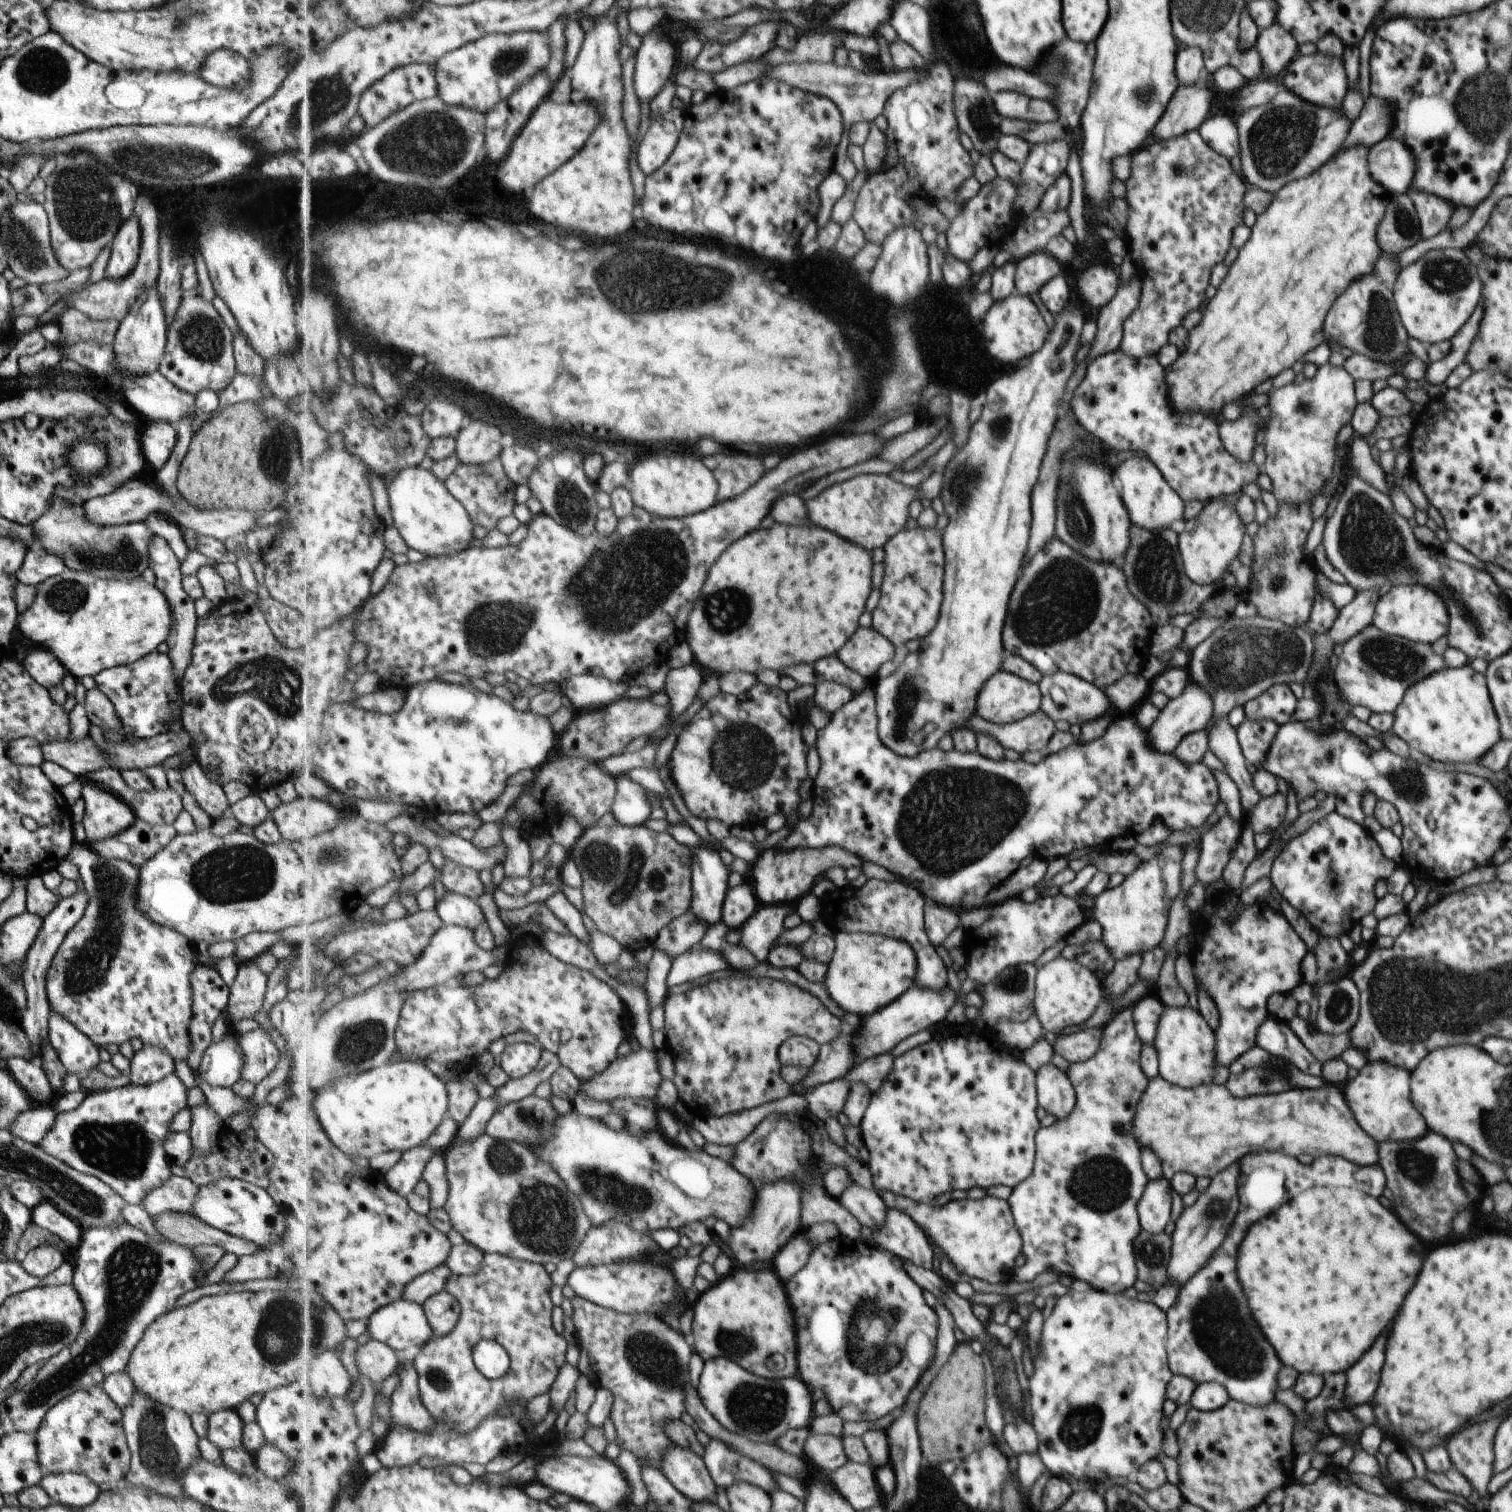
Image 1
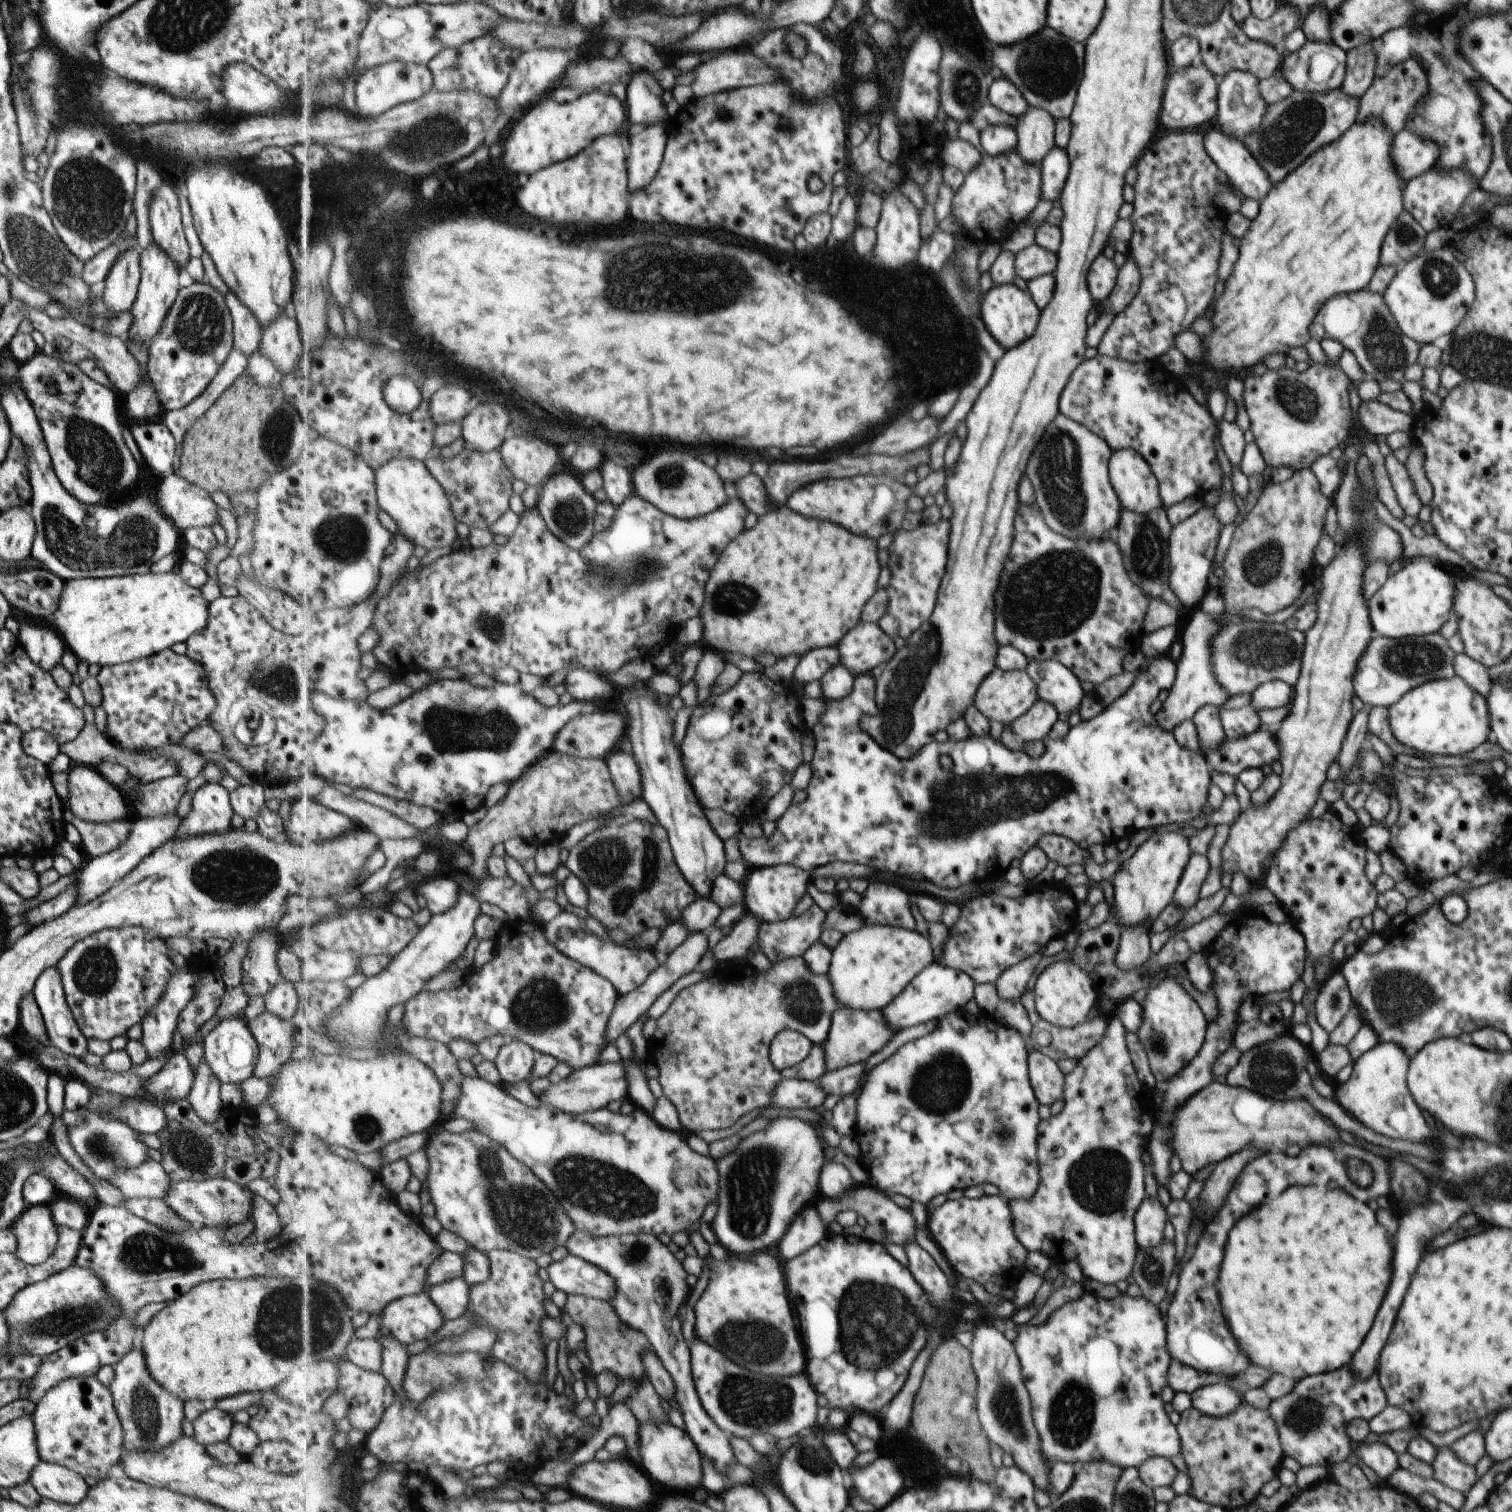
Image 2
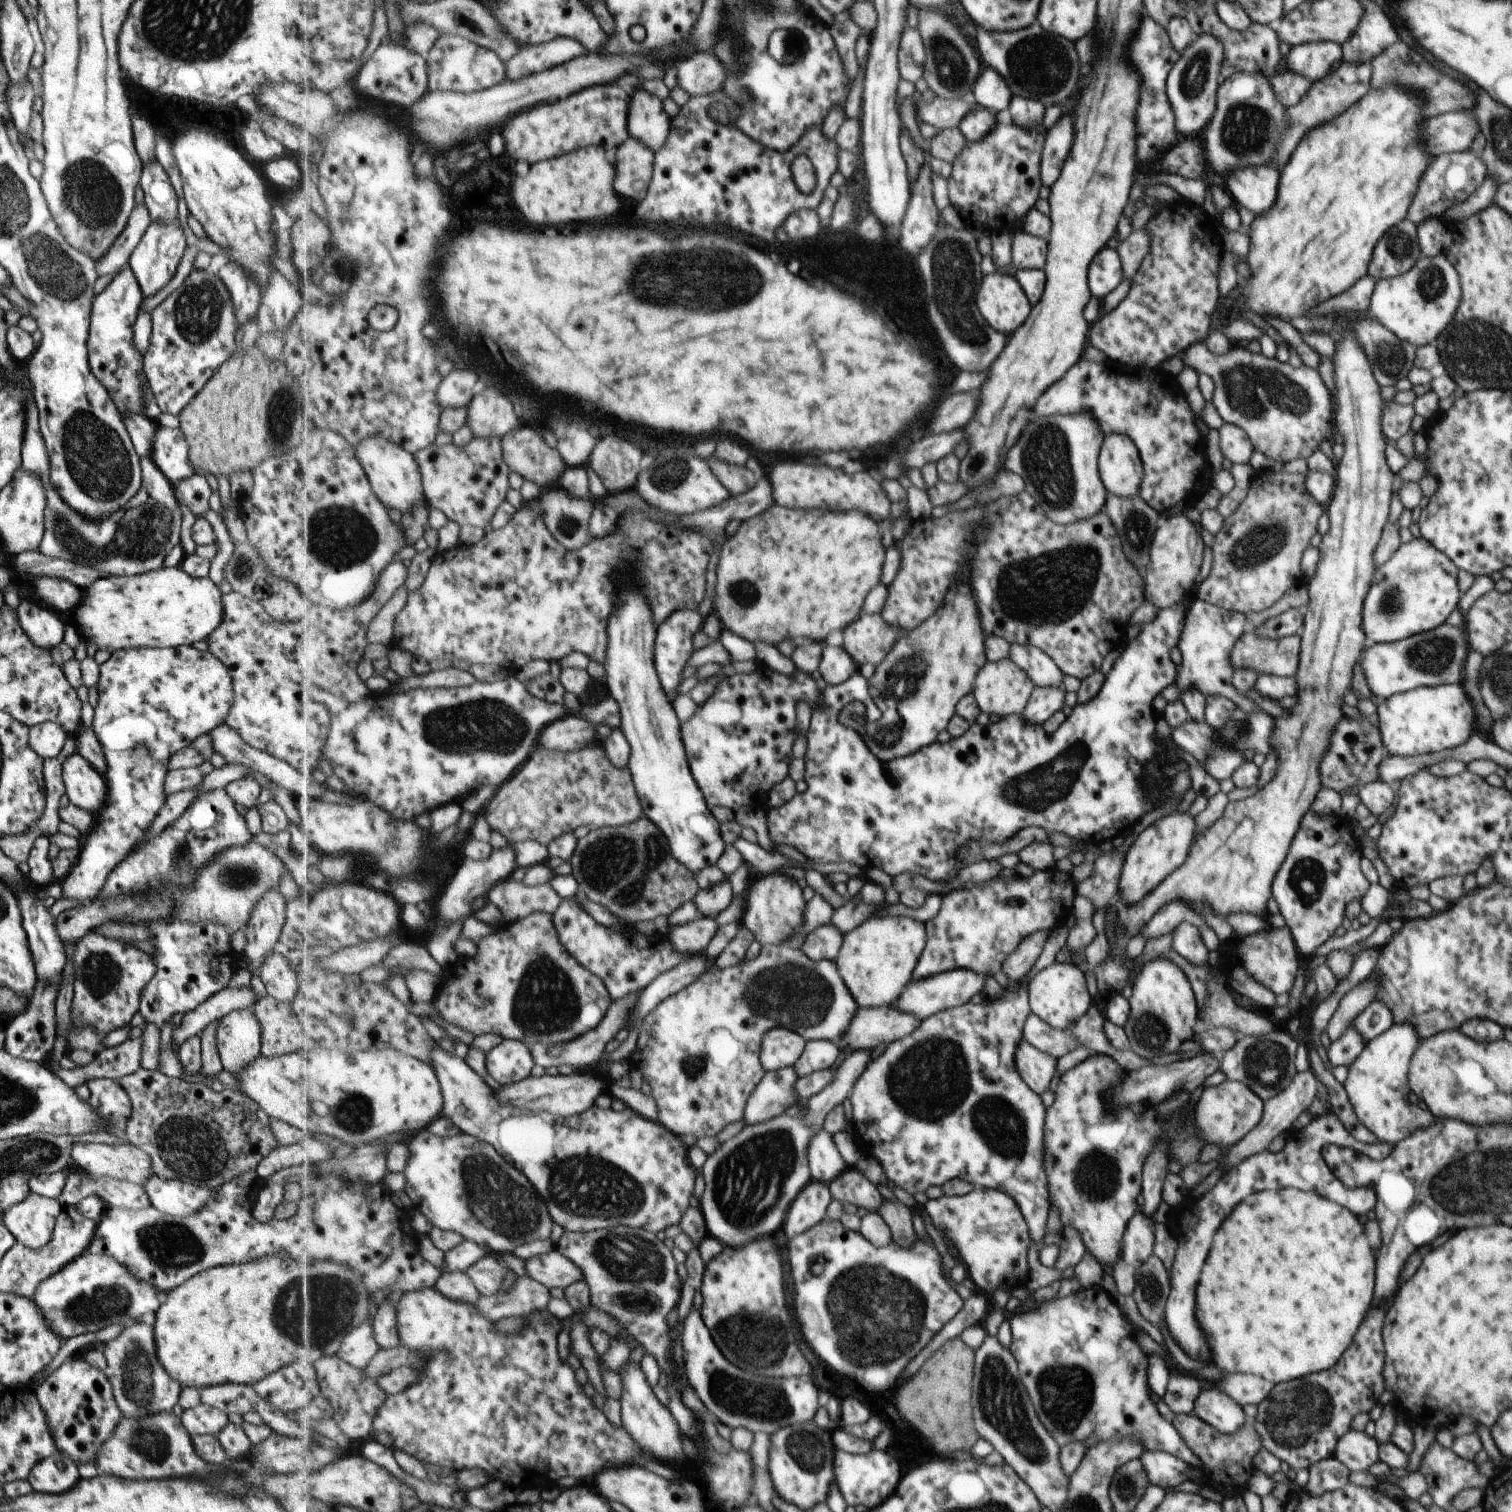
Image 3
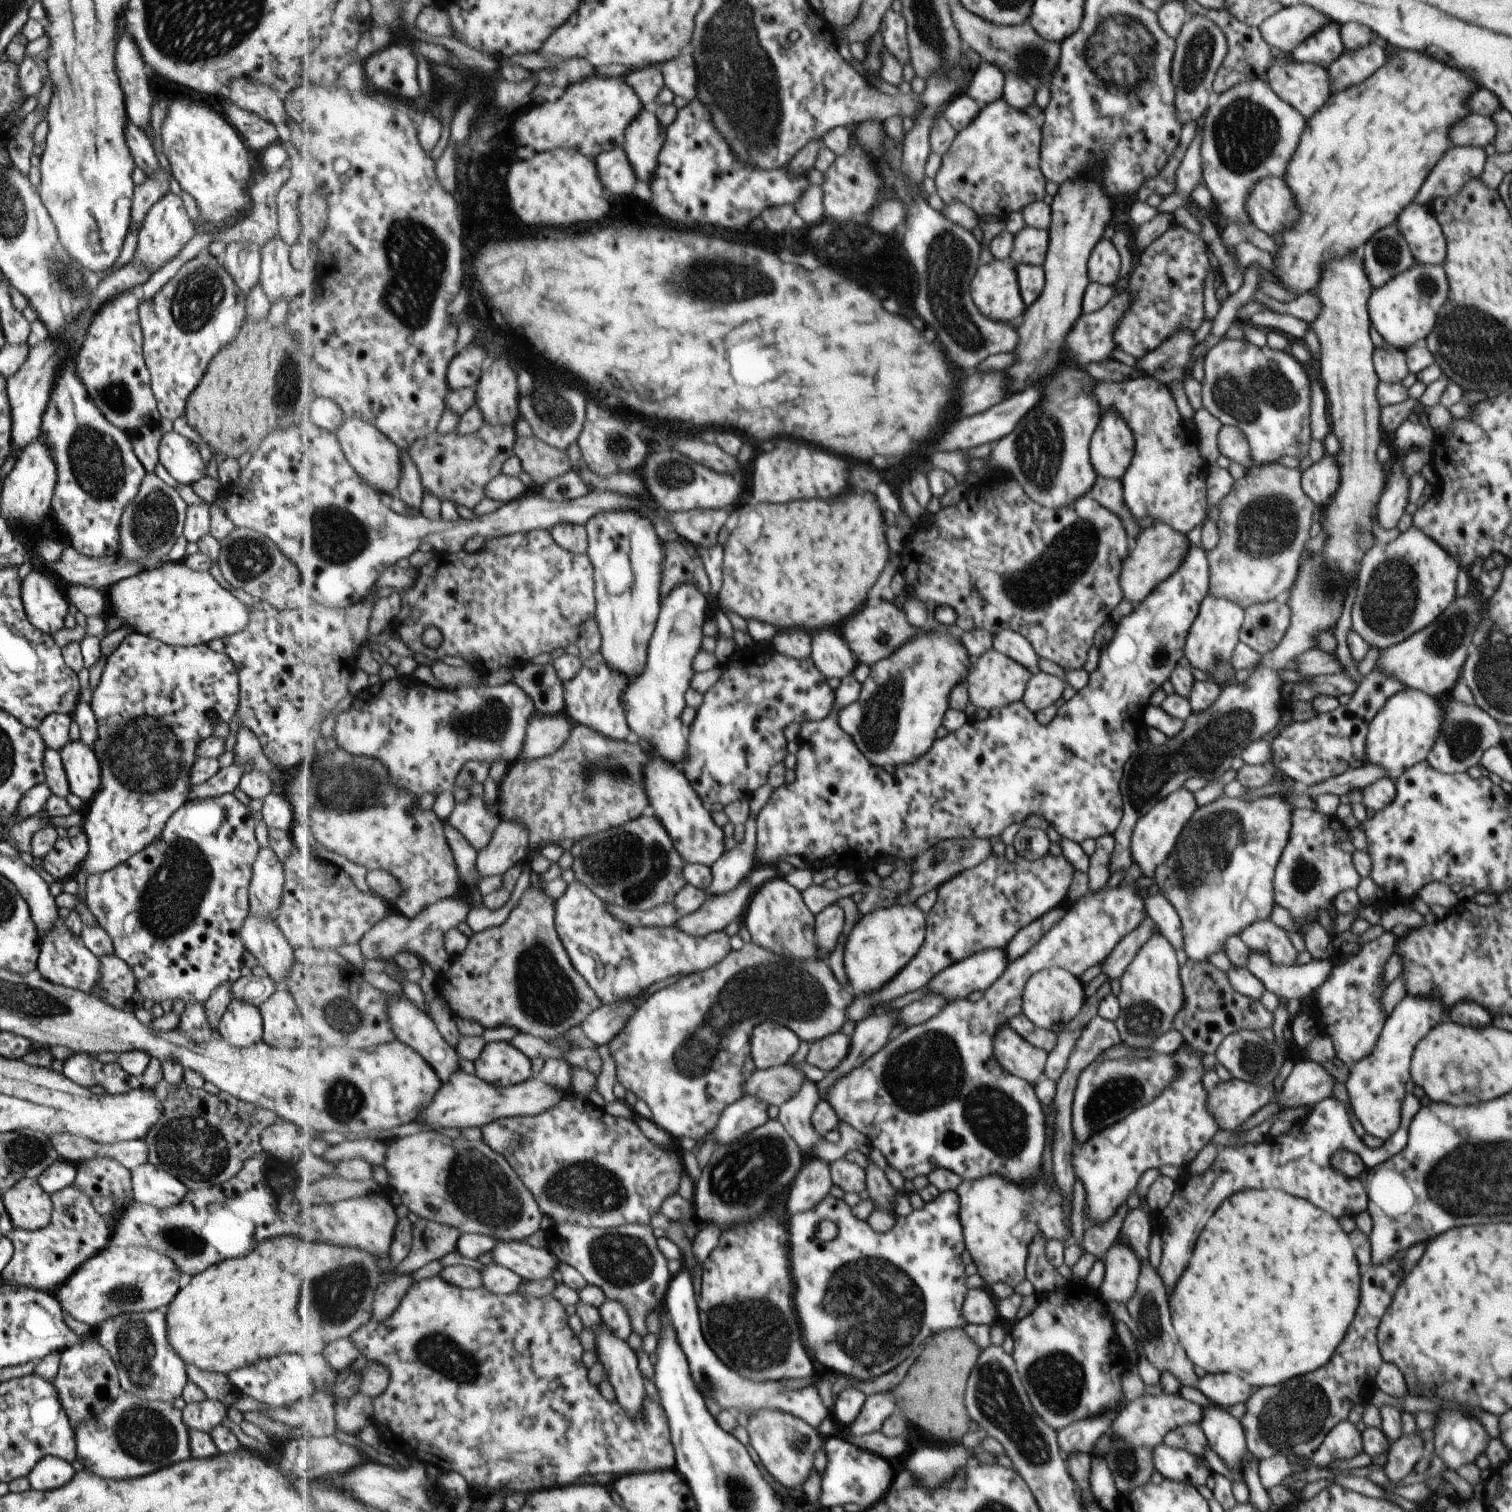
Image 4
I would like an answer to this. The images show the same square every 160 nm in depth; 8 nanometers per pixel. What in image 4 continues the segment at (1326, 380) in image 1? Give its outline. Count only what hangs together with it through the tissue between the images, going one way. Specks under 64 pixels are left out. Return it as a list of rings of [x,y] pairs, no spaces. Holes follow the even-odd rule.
[[[1223,337],[1202,358],[1204,370],[1201,385],[1202,407],[1206,408],[1221,425],[1241,429],[1250,448],[1250,464],[1273,463],[1281,456],[1293,456],[1298,460],[1308,454],[1309,441],[1309,378],[1299,362],[1290,354],[1275,352],[1269,348],[1239,342]]]

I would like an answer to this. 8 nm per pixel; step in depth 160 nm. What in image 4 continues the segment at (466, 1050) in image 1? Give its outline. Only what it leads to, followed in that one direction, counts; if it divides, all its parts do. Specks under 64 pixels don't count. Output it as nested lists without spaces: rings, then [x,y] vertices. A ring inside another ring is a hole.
[[[533,878],[532,886],[529,887],[528,891],[523,895],[522,902],[519,902],[517,908],[513,909],[509,920],[504,924],[504,926],[490,928],[480,933],[473,932],[473,934],[470,936],[470,943],[467,950],[461,954],[461,958],[453,960],[447,973],[445,973],[443,977],[439,978],[438,990],[446,991],[445,998],[447,998],[447,1002],[454,1010],[454,1013],[459,1014],[459,1017],[477,1021],[485,1028],[512,1026],[517,1032],[529,1033],[530,1035],[541,1037],[542,1039],[556,1039],[563,1032],[571,1030],[573,1026],[581,1026],[585,1022],[585,1019],[587,1019],[593,1011],[596,1011],[601,1005],[603,1005],[603,1001],[596,993],[596,990],[593,990],[593,987],[588,983],[588,980],[585,980],[585,977],[572,963],[568,950],[564,947],[564,942],[558,935],[556,925],[556,902],[552,898],[549,898],[549,895],[540,886],[541,883],[543,883],[542,878]]]

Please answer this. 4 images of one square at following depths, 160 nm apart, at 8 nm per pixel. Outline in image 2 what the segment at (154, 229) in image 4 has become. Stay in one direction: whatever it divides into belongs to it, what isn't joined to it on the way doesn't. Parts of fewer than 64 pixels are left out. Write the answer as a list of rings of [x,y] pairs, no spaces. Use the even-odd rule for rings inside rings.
[[[153,242],[149,243],[145,250],[139,251],[138,263],[140,281],[131,308],[128,310],[132,316],[132,322],[122,338],[123,340],[128,339],[131,343],[138,343],[141,347],[147,347],[148,350],[148,346],[157,336],[162,320],[171,304],[173,304],[175,295],[179,290],[177,285],[179,269],[170,258],[167,258],[164,251]]]

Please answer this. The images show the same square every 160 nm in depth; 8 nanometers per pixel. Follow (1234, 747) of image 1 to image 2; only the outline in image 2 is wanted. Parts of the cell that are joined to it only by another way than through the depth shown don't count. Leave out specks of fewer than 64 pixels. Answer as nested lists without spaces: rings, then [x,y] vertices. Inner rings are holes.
[[[1206,705],[1197,708],[1196,715],[1191,716],[1200,748],[1205,748],[1205,750],[1219,750],[1219,746],[1223,744],[1224,736],[1217,708],[1217,706]]]

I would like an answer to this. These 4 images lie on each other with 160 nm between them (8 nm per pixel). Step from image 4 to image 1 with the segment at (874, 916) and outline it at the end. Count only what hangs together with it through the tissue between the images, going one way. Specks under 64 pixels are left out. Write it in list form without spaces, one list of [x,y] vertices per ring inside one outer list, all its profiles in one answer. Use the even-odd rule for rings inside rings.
[[[834,932],[836,949],[825,979],[829,994],[847,1013],[864,1018],[895,1003],[916,984],[917,955],[910,944],[885,935]]]

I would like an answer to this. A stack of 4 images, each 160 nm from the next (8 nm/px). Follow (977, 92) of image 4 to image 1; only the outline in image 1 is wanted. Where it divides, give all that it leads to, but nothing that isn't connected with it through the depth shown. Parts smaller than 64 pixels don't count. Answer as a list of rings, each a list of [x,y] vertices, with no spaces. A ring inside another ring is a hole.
[[[1015,91],[993,94],[993,108],[1001,118],[1019,119],[1027,122],[1051,122],[1057,118],[1053,104],[1043,100],[1029,100]]]

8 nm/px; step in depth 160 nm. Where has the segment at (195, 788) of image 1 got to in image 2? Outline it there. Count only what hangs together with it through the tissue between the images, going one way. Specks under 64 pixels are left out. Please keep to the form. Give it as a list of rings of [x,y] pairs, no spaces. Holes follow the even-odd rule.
[[[204,783],[193,792],[189,810],[181,818],[171,840],[183,840],[193,836],[221,834],[231,830],[233,812],[228,791],[220,784]]]

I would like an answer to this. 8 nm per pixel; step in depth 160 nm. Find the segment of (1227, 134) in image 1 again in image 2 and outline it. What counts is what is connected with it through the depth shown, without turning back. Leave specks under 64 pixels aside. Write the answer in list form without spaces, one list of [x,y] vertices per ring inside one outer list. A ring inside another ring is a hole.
[[[1215,125],[1206,130],[1205,149],[1213,164],[1225,174],[1227,183],[1233,186],[1232,191],[1256,202],[1268,195],[1272,188],[1269,176],[1244,144],[1231,136],[1225,136]]]

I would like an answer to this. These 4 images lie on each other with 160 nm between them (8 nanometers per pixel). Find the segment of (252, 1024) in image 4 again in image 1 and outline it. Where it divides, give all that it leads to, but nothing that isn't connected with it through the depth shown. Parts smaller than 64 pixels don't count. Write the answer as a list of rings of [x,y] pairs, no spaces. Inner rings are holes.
[[[228,1031],[219,1042],[211,1042],[201,1055],[196,1074],[209,1086],[231,1087],[240,1078],[242,1056],[237,1034]]]

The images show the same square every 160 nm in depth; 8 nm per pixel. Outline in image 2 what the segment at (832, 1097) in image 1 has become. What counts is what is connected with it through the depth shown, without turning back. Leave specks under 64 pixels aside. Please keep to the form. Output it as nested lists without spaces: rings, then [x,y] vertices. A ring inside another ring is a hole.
[[[781,1078],[775,1088],[772,1106],[785,1109],[815,1111],[825,1102],[827,1094],[819,1081],[803,1081],[793,1078]]]

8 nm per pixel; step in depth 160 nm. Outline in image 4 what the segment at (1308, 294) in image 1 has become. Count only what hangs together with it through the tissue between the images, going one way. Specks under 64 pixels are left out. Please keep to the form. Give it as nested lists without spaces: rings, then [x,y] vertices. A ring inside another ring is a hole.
[[[1401,50],[1385,62],[1385,68],[1381,68],[1377,76],[1324,100],[1304,124],[1305,136],[1301,134],[1299,140],[1301,148],[1293,154],[1293,164],[1289,164],[1289,172],[1283,176],[1285,184],[1293,188],[1293,196],[1297,196],[1297,206],[1301,208],[1301,220],[1297,220],[1293,228],[1283,234],[1273,234],[1277,244],[1273,256],[1275,276],[1283,288],[1293,294],[1312,292],[1325,262],[1347,256],[1355,246],[1365,244],[1379,228],[1395,223],[1395,218],[1412,202],[1439,156],[1451,146],[1447,128],[1467,114],[1465,100],[1473,90],[1475,84],[1467,74],[1451,70],[1423,54]]]

